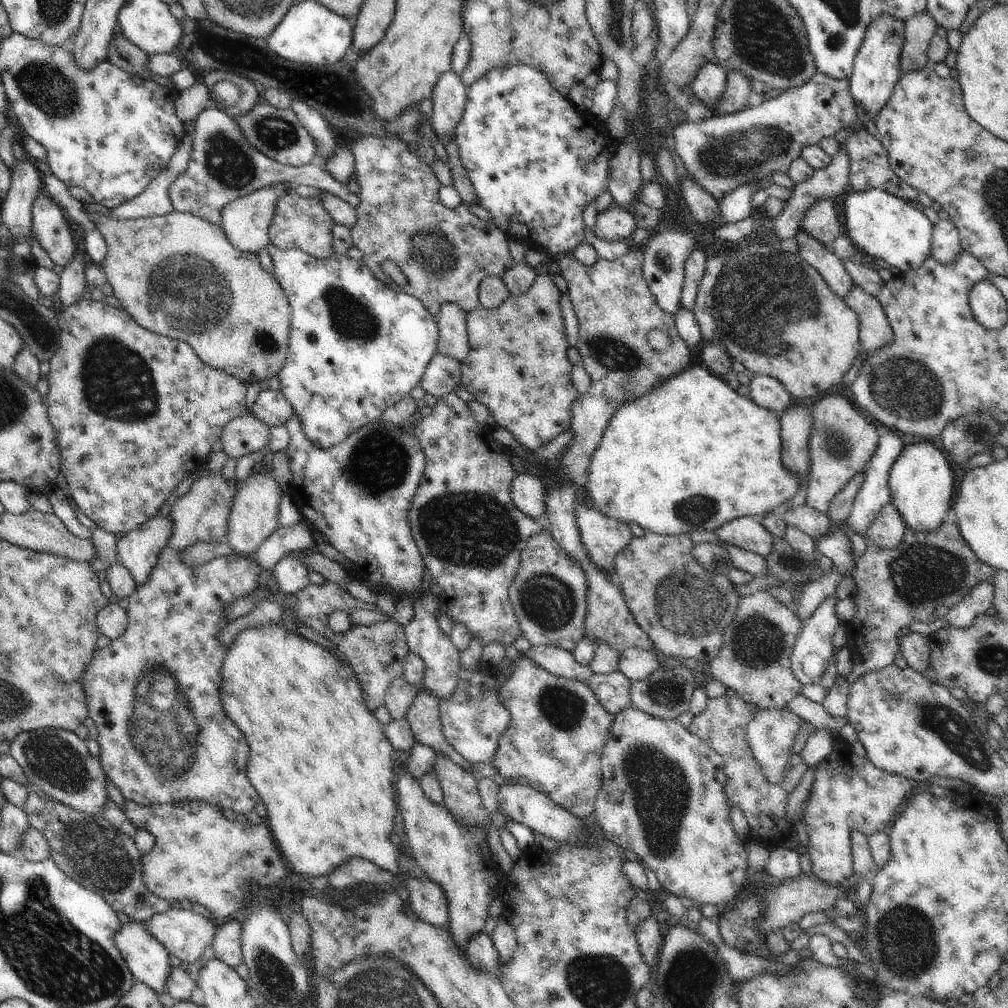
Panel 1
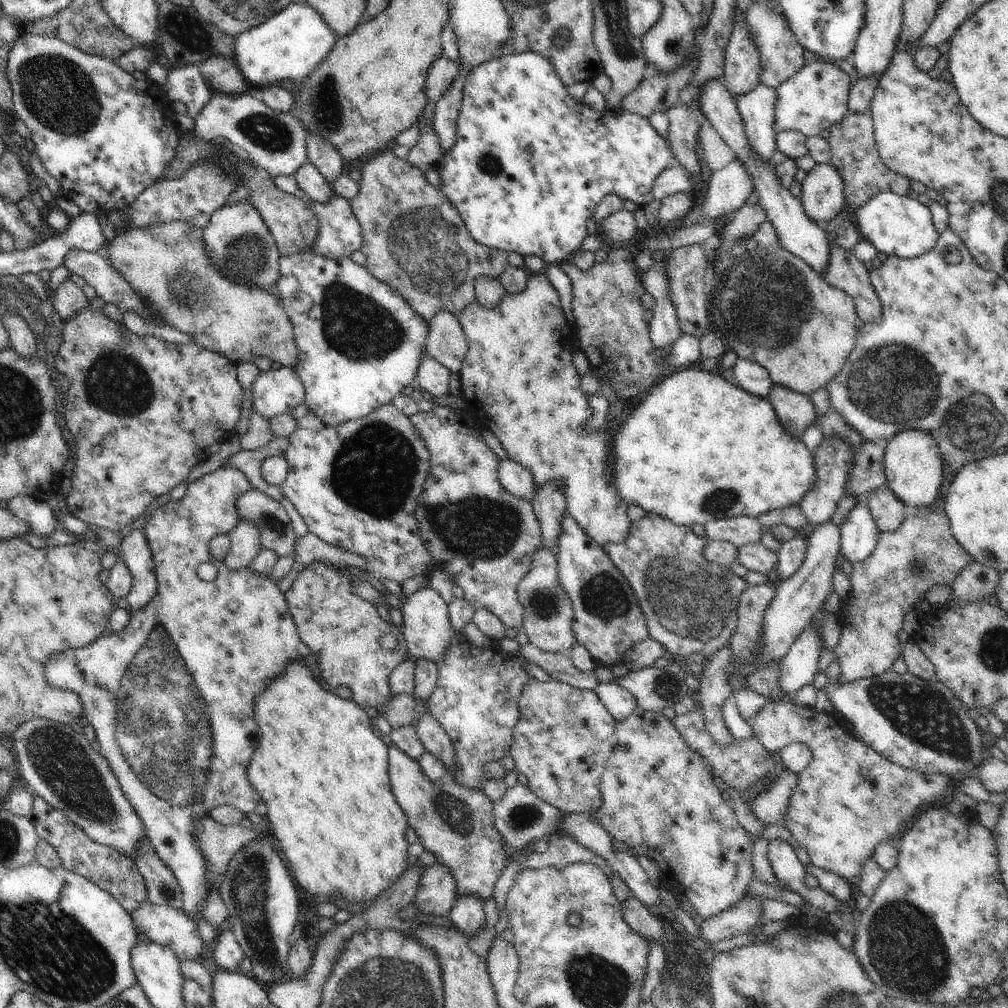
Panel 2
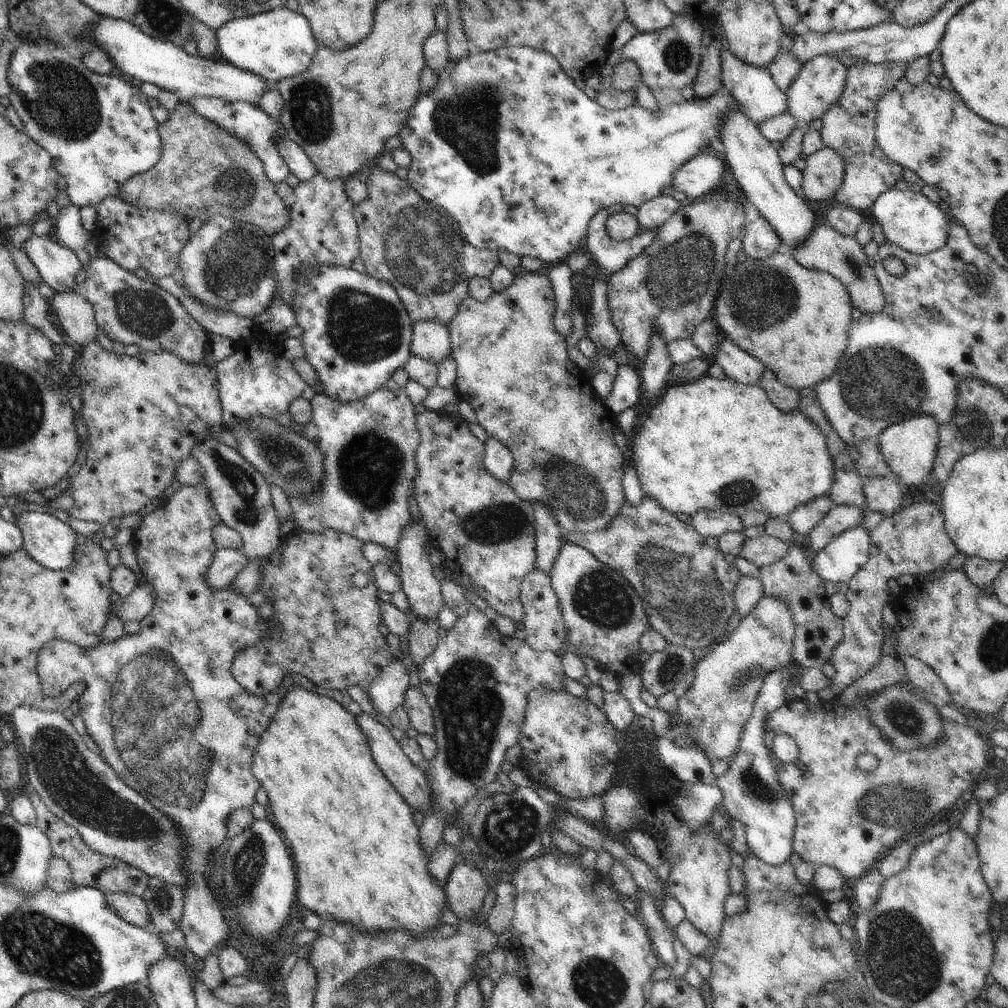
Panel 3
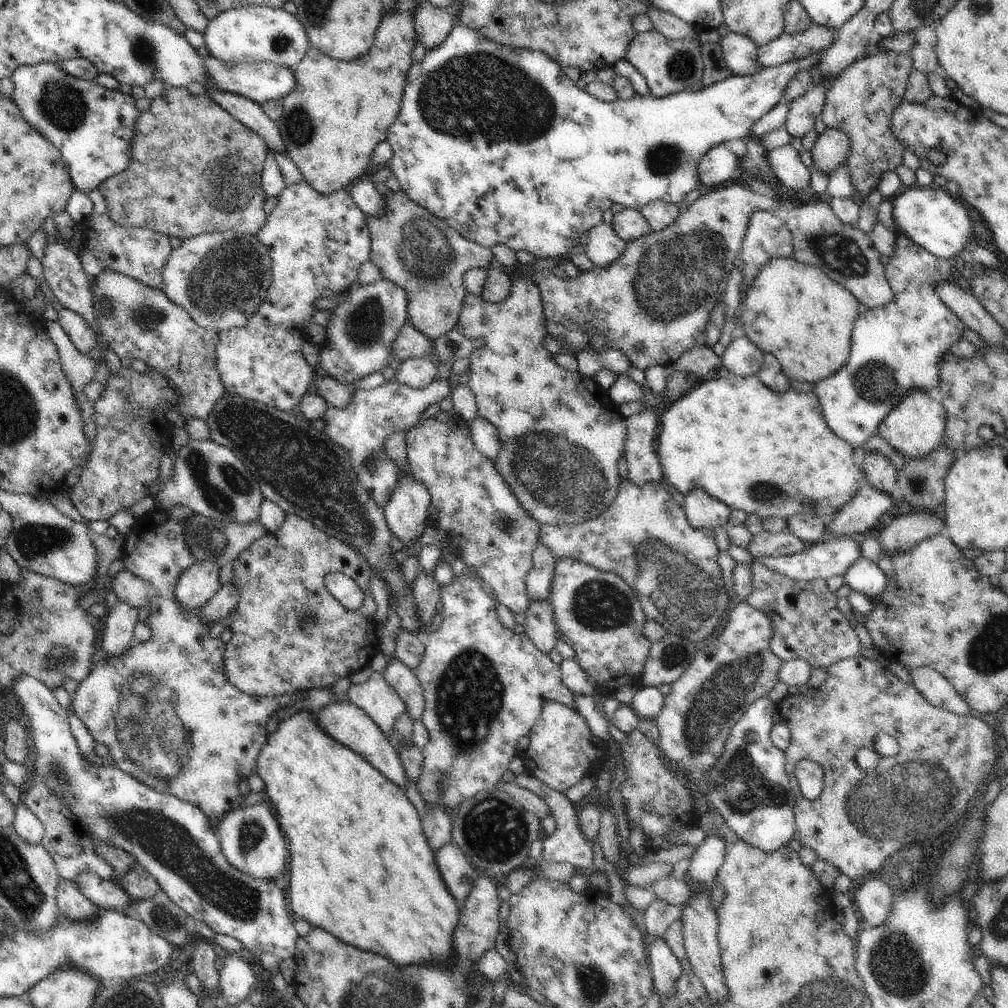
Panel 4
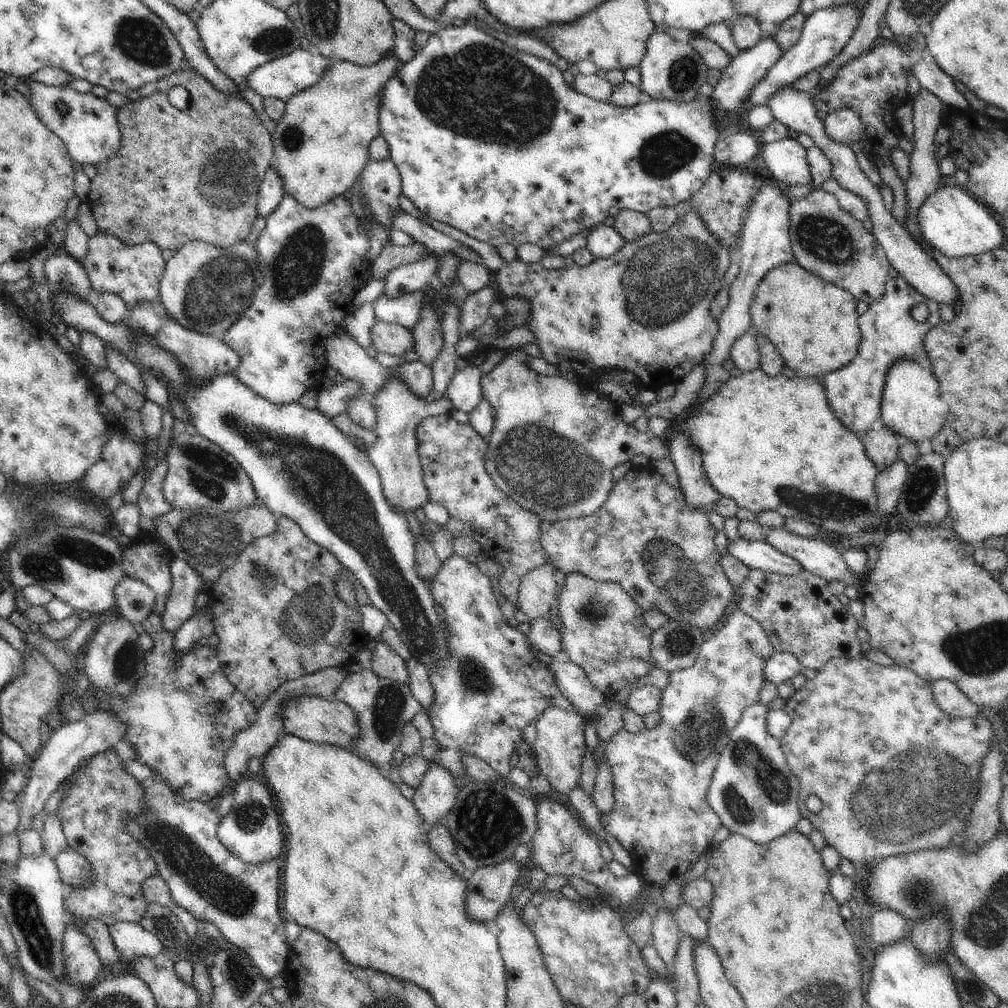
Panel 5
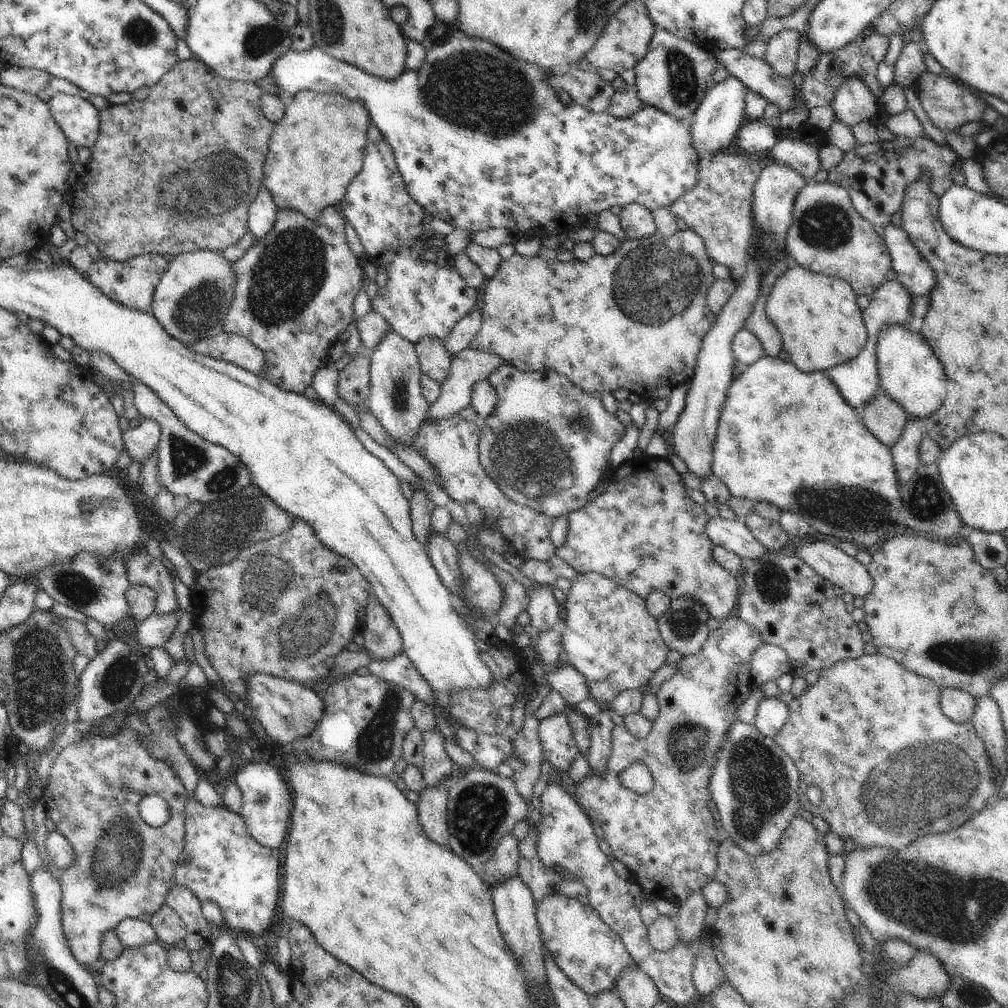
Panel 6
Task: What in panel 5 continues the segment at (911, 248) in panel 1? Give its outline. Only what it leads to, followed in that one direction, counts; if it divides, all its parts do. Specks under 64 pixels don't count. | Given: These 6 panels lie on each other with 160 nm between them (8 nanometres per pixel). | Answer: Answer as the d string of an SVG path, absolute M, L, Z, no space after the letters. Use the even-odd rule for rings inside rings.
M942 186L937 188L921 205L919 211L916 211L917 226L925 240L937 251L945 254L947 257L964 258L967 256L981 255L1000 247L1004 241L1006 232L998 223L994 216L990 216L989 208L976 200L974 195L968 193L965 188L955 186Z

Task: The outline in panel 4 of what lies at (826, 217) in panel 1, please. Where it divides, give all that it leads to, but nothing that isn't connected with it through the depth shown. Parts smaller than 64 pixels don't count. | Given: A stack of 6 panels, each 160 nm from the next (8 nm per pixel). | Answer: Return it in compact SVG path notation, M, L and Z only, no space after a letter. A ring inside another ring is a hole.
M827 128L819 134L811 150L815 166L830 178L847 162L849 146L849 136L845 132Z

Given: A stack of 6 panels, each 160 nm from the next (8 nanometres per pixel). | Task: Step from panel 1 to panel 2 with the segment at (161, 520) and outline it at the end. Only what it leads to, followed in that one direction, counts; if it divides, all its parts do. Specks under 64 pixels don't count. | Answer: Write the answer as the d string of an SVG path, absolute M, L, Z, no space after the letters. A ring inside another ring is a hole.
M134 529L123 538L118 558L133 576L133 585L126 597L129 611L144 608L157 591L155 562L144 529Z

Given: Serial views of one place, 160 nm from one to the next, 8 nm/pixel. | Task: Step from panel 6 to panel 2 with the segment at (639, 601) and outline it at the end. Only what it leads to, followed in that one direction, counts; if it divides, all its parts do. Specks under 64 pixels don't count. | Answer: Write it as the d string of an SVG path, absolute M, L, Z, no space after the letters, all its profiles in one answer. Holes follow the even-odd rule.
M563 512L556 549L559 581L573 604L573 631L578 643L585 646L597 662L608 668L623 662L625 652L649 637L646 617L633 588L609 554L596 544L572 518Z

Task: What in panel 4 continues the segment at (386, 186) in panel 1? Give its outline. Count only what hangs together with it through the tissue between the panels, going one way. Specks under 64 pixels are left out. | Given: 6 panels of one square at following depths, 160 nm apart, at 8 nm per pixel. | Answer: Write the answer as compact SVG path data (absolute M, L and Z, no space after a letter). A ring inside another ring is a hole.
M391 191L383 196L383 211L368 215L366 224L370 233L371 251L369 261L380 271L381 278L402 287L409 298L408 322L423 332L433 342L450 332L458 322L464 297L467 295L463 276L470 269L487 269L495 263L494 252L465 239L448 221L438 218L429 210L416 204L404 191Z

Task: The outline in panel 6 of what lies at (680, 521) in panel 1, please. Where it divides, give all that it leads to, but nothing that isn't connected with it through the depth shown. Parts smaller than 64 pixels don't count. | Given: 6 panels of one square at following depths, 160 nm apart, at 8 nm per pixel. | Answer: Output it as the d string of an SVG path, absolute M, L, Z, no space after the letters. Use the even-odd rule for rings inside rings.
M785 356L762 357L743 372L727 390L727 397L719 416L719 426L716 443L713 446L713 461L711 472L728 487L732 497L748 499L755 504L761 501L776 505L780 510L790 511L800 515L808 521L812 532L830 534L840 538L841 541L855 543L860 549L866 550L868 546L876 546L878 540L884 538L884 532L888 532L898 520L900 504L900 488L896 480L892 449L884 446L861 421L860 413L854 410L840 394L836 385L822 371L802 372L792 361Z

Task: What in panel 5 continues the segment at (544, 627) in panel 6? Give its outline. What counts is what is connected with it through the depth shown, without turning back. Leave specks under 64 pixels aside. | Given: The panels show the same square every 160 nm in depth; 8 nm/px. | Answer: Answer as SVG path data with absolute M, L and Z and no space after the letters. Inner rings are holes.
M544 561L538 568L527 572L520 581L516 605L532 621L549 617L560 587L555 579L556 571L552 561Z

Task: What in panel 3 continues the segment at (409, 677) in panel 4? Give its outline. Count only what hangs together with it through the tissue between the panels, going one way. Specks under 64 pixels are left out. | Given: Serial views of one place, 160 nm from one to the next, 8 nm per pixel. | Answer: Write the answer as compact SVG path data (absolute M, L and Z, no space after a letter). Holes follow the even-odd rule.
M410 686L402 705L408 713L411 728L414 728L417 734L428 735L434 739L435 718L425 696L418 689Z

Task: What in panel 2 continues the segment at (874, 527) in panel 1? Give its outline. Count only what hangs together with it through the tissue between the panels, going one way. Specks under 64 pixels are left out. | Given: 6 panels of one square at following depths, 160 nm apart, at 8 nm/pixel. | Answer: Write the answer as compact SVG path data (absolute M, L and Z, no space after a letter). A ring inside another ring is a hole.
M889 488L884 492L879 489L872 491L867 496L870 512L880 534L896 532L909 513L905 504Z

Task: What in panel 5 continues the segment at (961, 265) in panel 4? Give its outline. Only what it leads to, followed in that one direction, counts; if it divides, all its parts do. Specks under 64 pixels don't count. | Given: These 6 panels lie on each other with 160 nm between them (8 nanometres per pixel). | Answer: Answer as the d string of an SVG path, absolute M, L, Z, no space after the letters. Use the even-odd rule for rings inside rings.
M889 277L884 296L870 303L868 310L858 317L858 326L862 333L856 356L840 370L824 376L823 387L828 404L846 428L860 437L866 436L881 416L884 387L891 368L899 361L926 360L924 339L928 332L942 322L940 318L939 303L912 288L904 277ZM918 302L924 302L929 308L929 316L925 322L918 322L912 317L912 308Z

